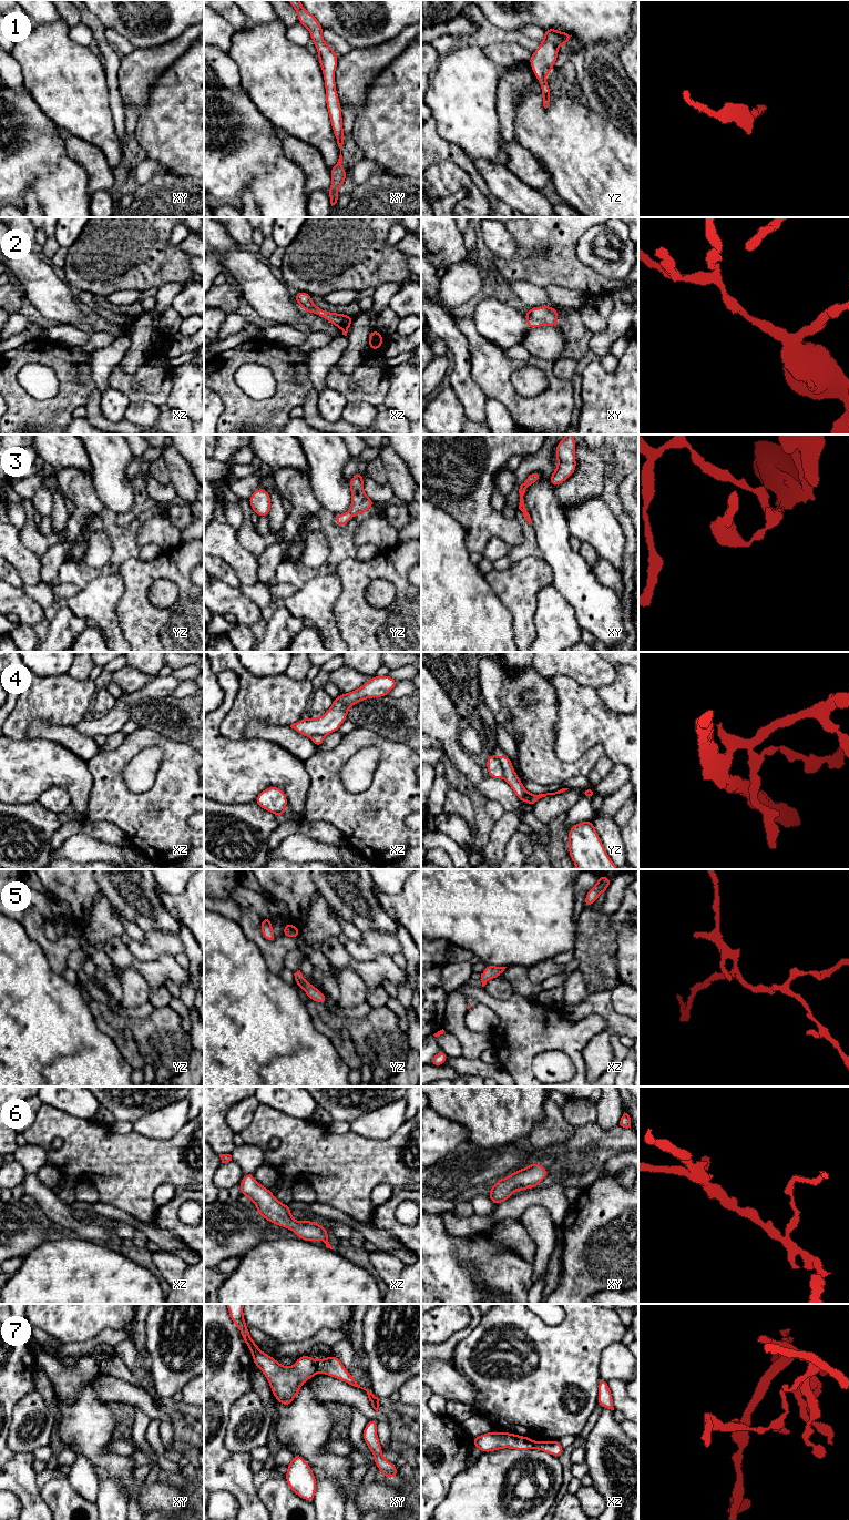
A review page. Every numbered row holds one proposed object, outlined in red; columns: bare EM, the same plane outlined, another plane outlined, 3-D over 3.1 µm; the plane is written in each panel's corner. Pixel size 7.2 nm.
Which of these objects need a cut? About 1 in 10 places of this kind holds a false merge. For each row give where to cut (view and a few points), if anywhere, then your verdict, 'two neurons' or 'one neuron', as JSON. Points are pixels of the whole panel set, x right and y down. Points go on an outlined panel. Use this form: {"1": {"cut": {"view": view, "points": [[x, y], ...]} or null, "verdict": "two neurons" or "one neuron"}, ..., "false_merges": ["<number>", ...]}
{"1": {"cut": null, "verdict": "one neuron"}, "2": {"cut": null, "verdict": "one neuron"}, "3": {"cut": null, "verdict": "one neuron"}, "4": {"cut": {"view": "yz", "points": [[497, 757], [502, 766], [503, 777]]}, "verdict": "two neurons"}, "5": {"cut": null, "verdict": "one neuron"}, "6": {"cut": null, "verdict": "one neuron"}, "7": {"cut": {"view": "xy", "points": [[315, 1362], [317, 1369]]}, "verdict": "two neurons"}, "false_merges": ["4", "7"]}

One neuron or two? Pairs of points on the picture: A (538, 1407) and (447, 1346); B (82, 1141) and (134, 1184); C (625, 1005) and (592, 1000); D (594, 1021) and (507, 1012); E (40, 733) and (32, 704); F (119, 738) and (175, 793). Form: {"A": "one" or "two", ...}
{"A": "two", "B": "one", "C": "two", "D": "one", "E": "two", "F": "two"}

